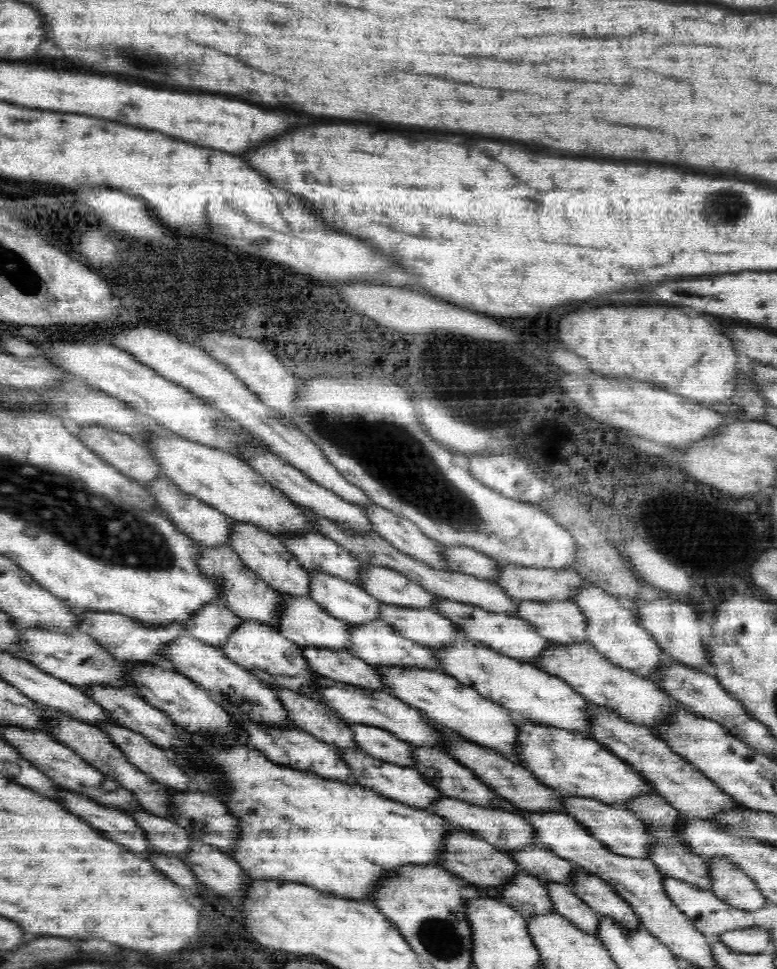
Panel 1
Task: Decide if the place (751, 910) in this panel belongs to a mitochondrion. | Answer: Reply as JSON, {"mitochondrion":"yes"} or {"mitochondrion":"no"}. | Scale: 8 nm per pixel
{"mitochondrion":"no"}

